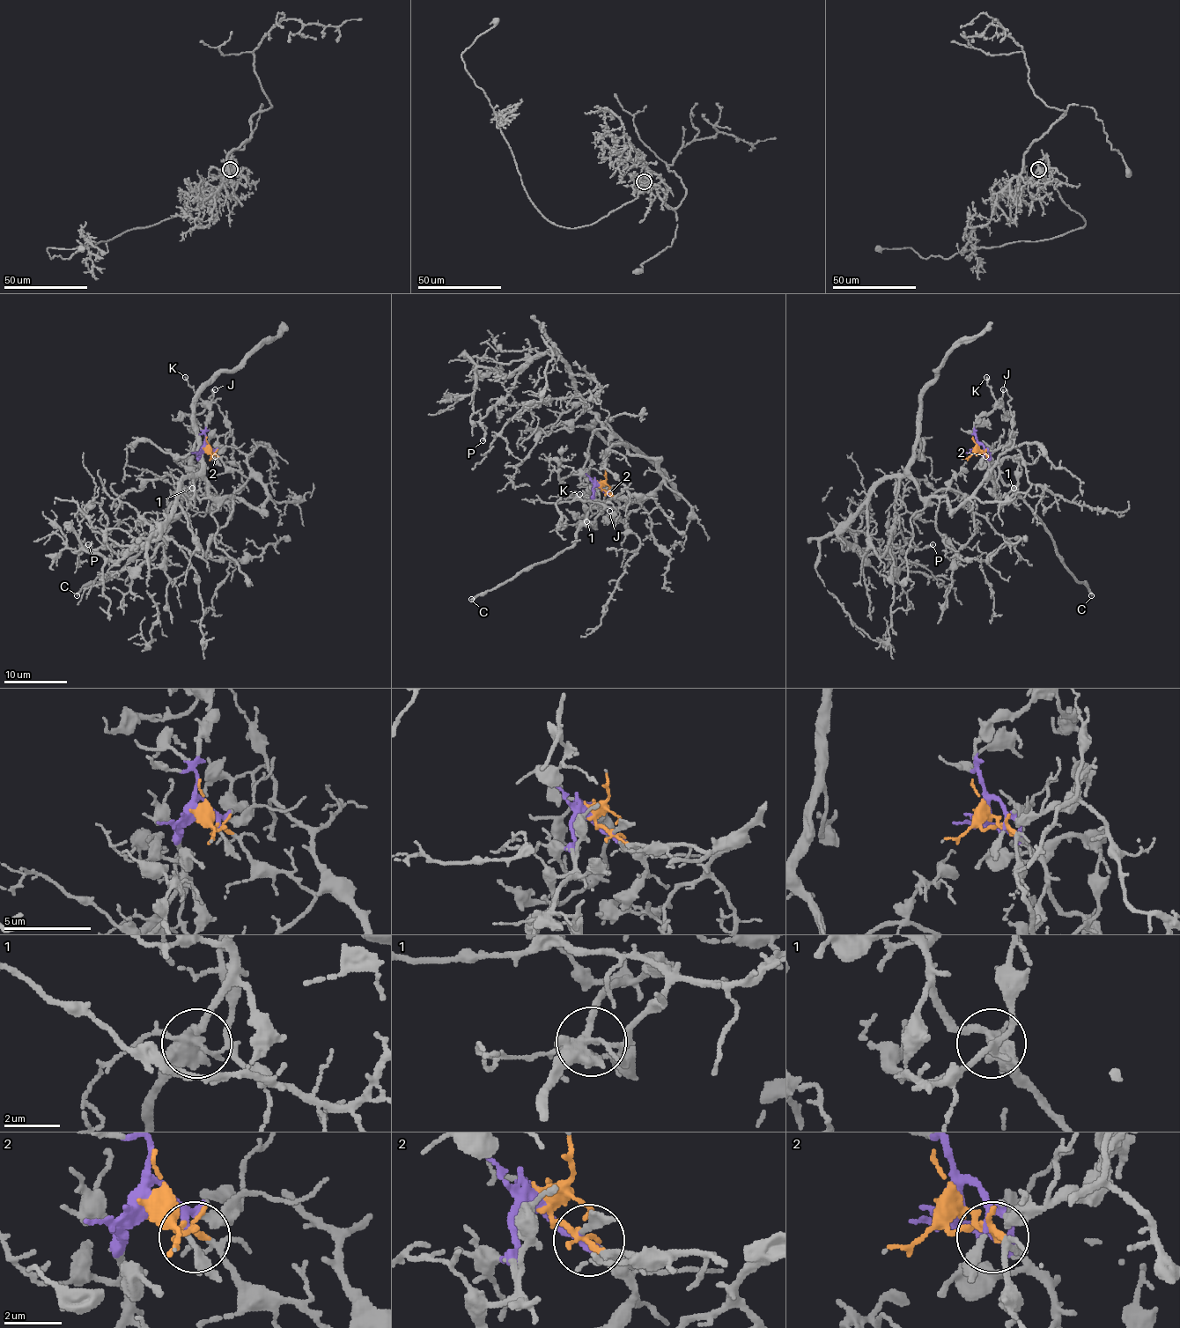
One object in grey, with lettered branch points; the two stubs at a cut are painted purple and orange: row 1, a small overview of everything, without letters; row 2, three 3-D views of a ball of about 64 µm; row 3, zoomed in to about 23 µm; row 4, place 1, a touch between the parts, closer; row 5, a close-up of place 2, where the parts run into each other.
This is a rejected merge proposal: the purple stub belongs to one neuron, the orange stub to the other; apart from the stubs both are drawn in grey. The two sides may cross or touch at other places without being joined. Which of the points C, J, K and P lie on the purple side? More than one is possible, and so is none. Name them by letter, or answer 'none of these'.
C, J, K

